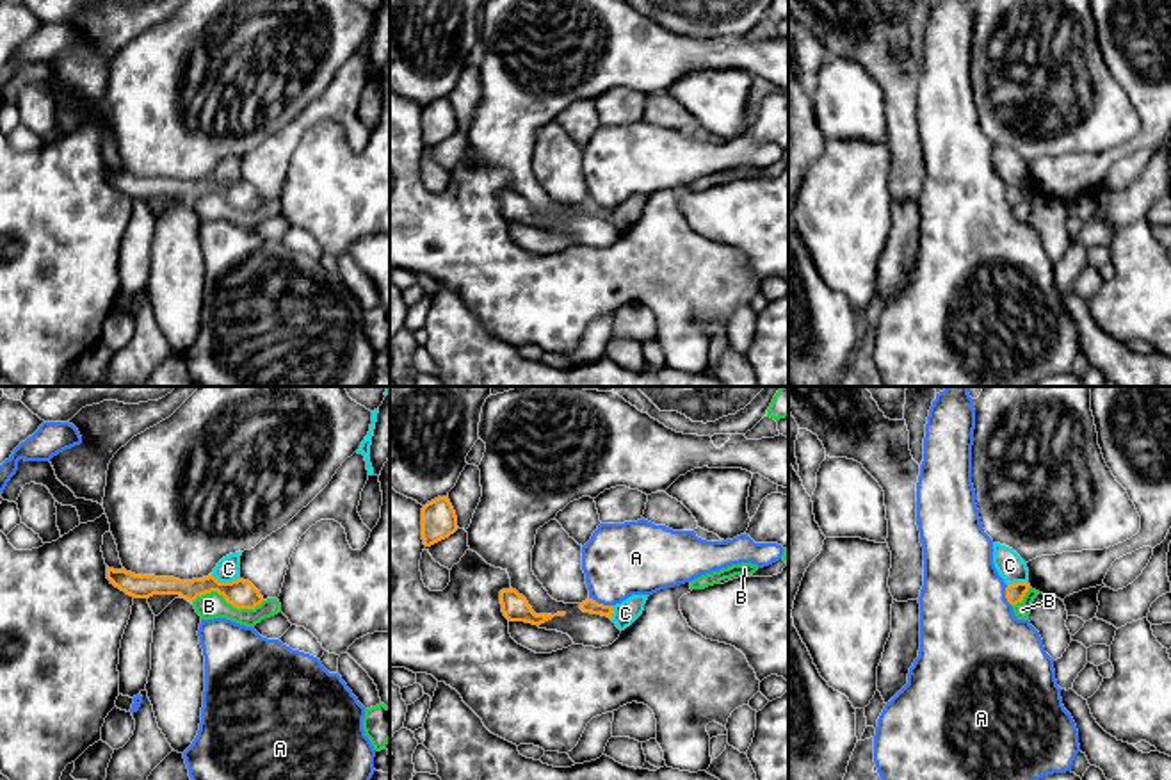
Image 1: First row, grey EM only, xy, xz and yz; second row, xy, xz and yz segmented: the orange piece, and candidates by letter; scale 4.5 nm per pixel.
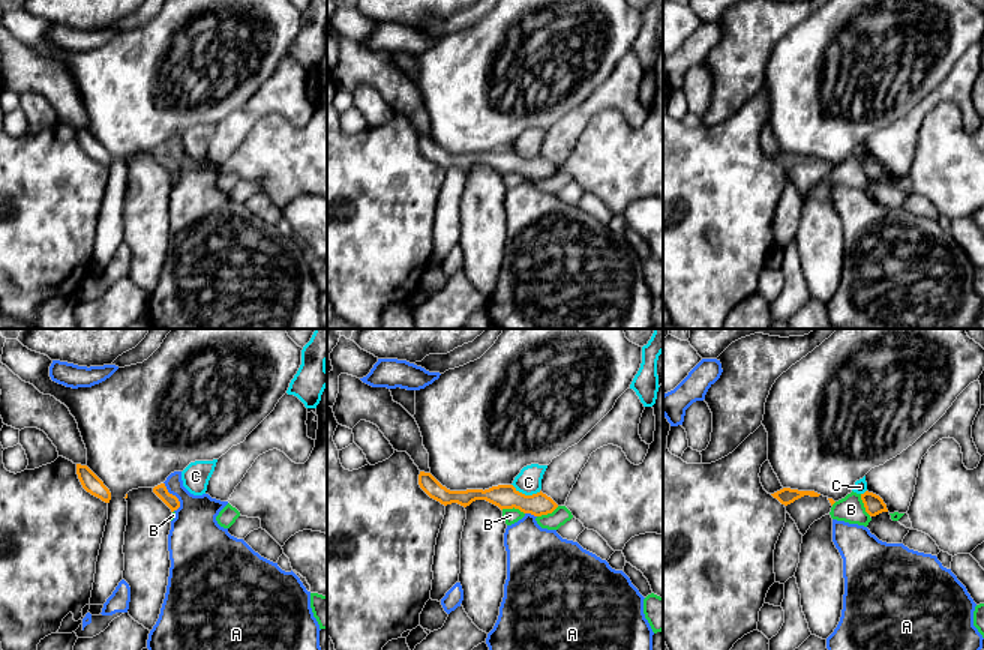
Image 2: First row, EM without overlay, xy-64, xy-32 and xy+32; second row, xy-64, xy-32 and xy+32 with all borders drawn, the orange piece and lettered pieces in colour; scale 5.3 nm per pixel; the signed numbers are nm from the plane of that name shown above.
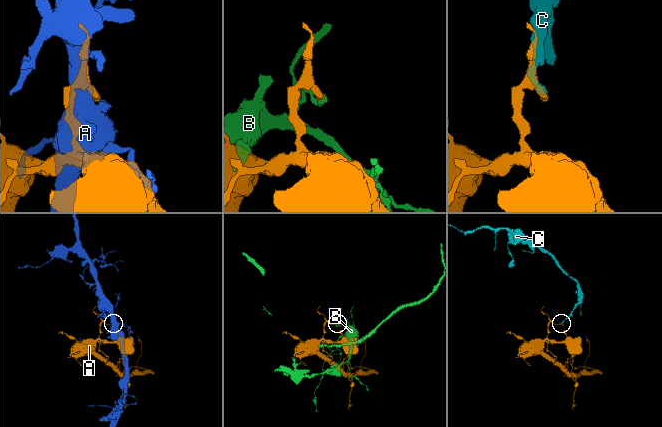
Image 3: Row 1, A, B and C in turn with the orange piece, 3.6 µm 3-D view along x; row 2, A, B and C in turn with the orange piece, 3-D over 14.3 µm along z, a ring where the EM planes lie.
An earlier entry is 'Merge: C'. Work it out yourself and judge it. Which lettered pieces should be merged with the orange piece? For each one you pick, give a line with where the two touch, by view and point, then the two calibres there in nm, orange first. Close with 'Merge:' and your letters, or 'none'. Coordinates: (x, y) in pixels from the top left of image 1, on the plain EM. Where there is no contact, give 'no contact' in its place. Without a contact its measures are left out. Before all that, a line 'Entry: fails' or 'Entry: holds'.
Entry: fails
Merge: none

